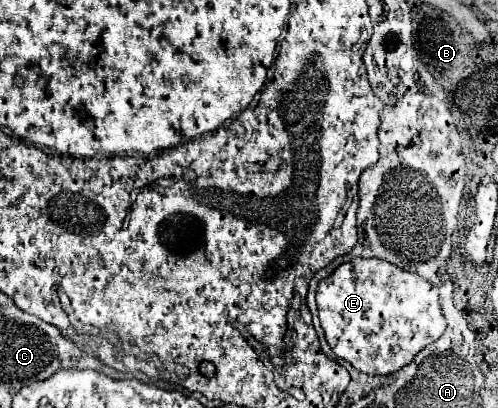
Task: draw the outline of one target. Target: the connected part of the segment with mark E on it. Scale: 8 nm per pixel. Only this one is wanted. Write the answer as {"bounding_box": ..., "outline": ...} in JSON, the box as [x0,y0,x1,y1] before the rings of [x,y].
{"bounding_box":[316,258,446,374],"outline":[[[356,258],[338,266],[330,280],[318,284],[316,302],[332,352],[366,374],[400,370],[446,330],[438,290],[418,274],[378,258]]]}

